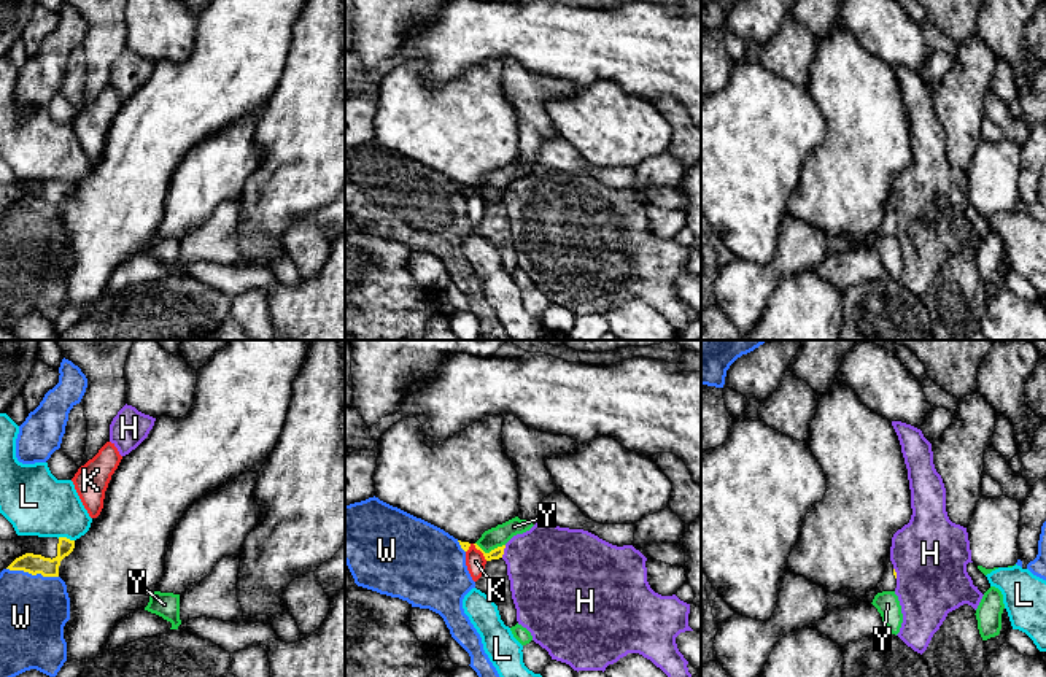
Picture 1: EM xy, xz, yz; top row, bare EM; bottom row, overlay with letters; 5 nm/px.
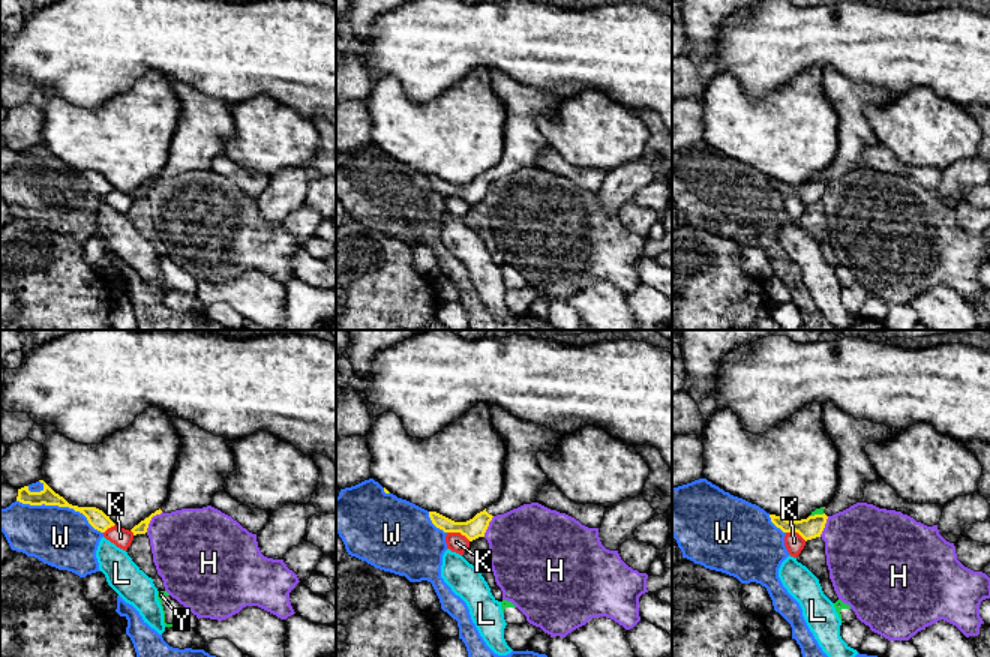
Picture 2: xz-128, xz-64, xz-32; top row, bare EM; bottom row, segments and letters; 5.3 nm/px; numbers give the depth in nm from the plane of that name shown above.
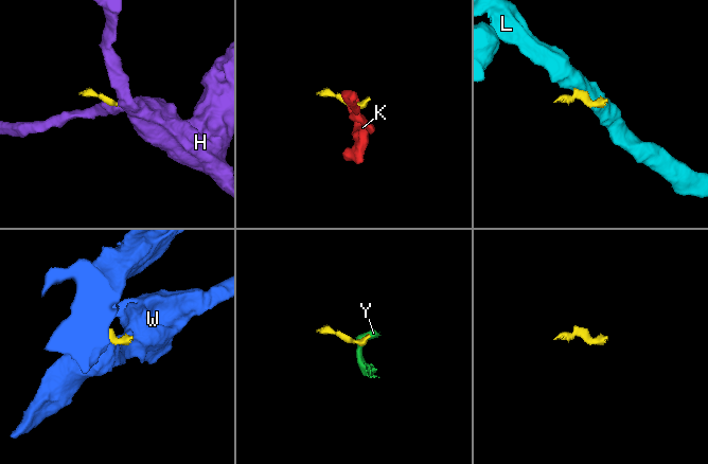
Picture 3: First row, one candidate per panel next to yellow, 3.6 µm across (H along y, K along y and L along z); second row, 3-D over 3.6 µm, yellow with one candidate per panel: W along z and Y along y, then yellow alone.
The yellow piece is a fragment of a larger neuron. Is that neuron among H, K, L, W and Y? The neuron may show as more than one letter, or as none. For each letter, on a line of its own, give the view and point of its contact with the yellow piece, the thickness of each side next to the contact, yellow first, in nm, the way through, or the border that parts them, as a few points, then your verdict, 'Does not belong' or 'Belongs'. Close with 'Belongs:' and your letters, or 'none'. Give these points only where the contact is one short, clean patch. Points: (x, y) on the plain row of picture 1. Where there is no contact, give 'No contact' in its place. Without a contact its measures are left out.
H: Touches yellow at xz (503, 196). Thickness 60 nm (yellow) against 420 nm. Boundary: xz (506, 189), (501, 201). Does not belong
K: Touches yellow at xz (479, 193). Thickness 60 nm (yellow) against 100 nm. Boundary: xz (469, 188), (487, 204). Does not belong
L: Touches yellow at xy (65, 181). Thickness 100 nm (yellow) against 320 nm. Boundary: xy (58, 181), (73, 185). Does not belong
W: Touches yellow at xy (32, 218). Thickness 100 nm (yellow) against 340 nm. Does not belong
Y: Touches yellow at xz (490, 196). Thickness 60 nm (yellow) against 100 nm. Boundary: xz (476, 186), (485, 196), (504, 189). Does not belong
Belongs: none

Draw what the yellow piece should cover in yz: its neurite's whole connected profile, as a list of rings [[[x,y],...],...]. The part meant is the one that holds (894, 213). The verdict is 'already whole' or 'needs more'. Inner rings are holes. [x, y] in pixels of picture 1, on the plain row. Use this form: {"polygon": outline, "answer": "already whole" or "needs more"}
{"polygon": [[[889,207],[885,210],[884,219],[881,221],[876,237],[882,237],[882,235],[895,235],[897,232],[897,216],[893,213],[893,208]]], "answer": "needs more"}

